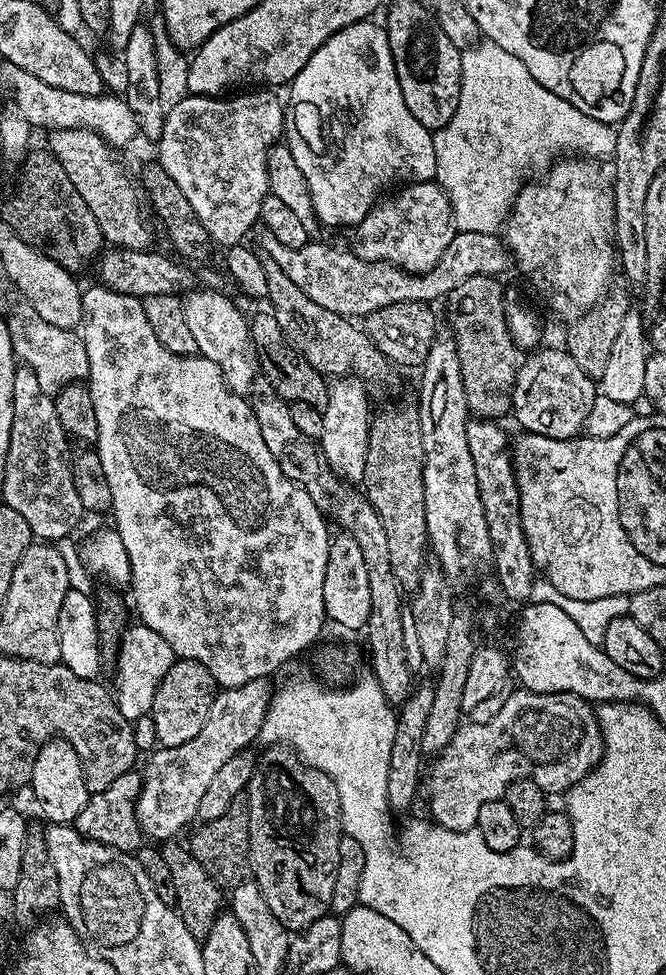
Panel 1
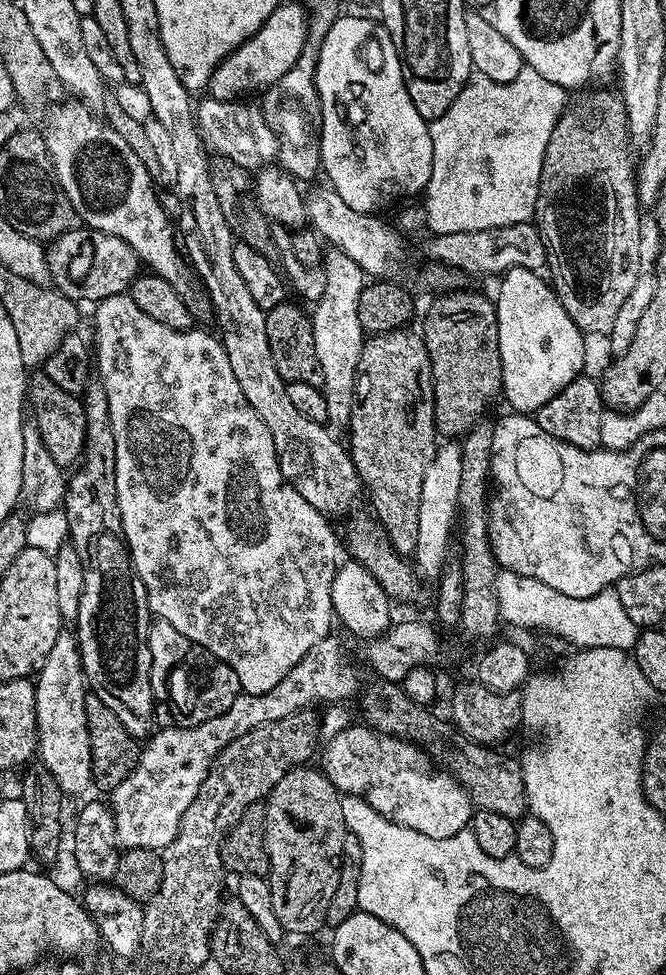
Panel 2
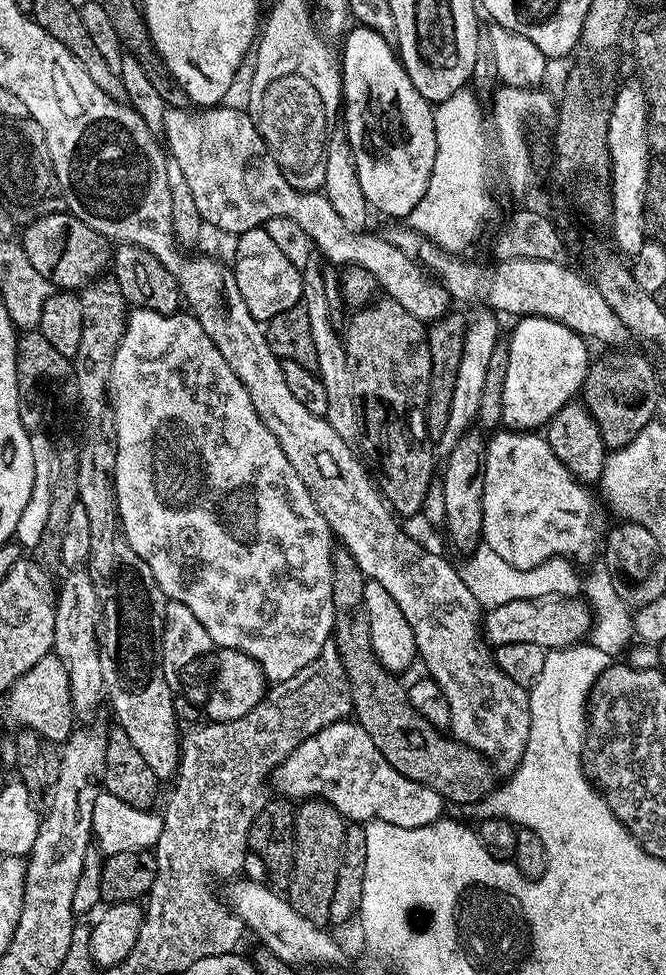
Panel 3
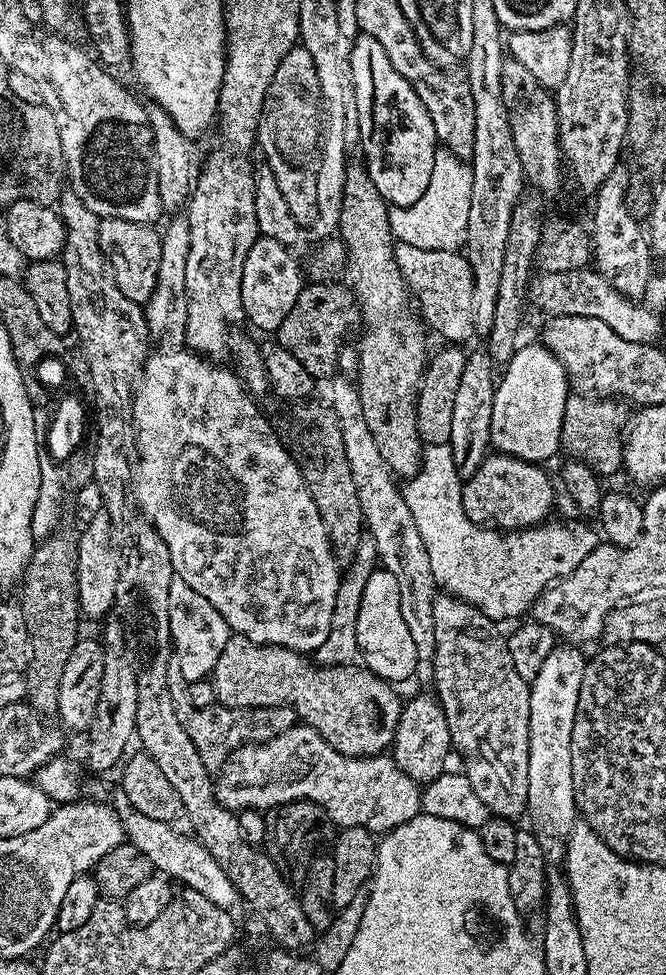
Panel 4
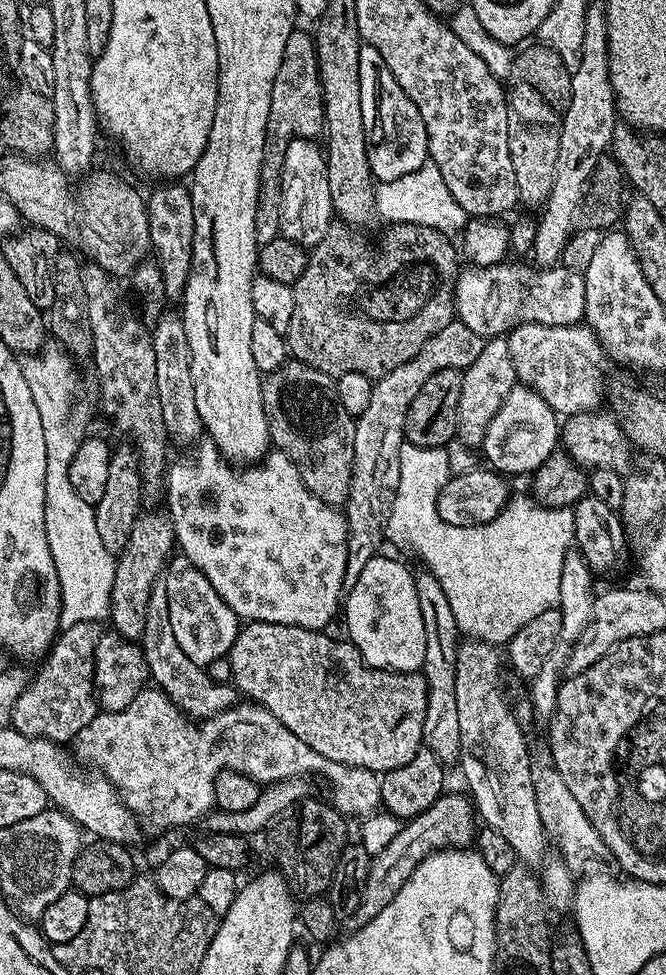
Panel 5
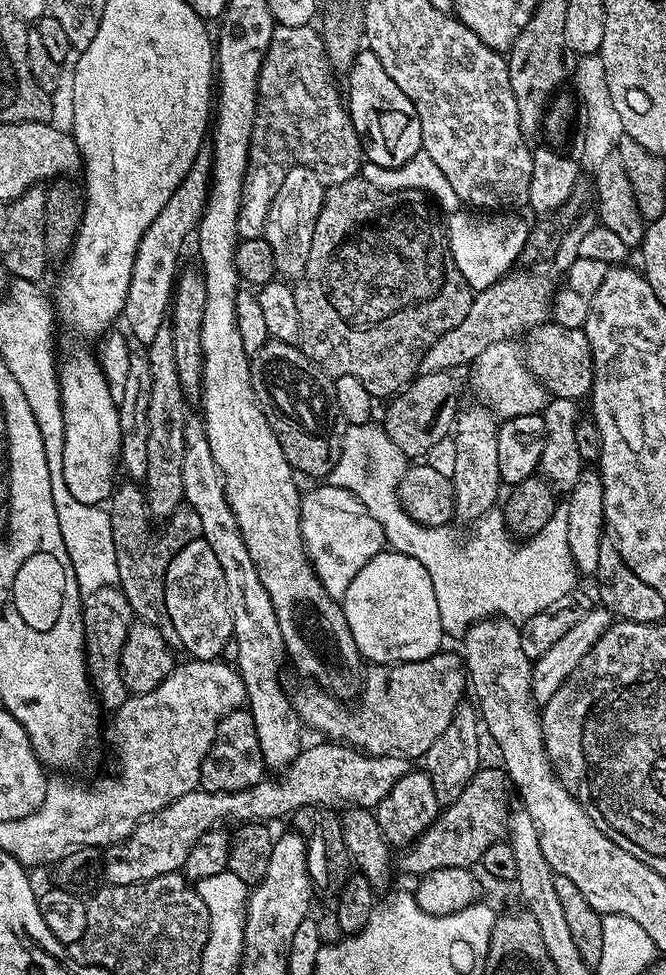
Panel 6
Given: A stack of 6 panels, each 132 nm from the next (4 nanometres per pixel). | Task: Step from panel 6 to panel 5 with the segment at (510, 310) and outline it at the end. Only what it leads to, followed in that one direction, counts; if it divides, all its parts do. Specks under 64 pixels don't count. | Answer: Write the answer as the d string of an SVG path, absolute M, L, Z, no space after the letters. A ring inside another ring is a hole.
M453 322L442 330L438 330L438 334L434 334L434 338L427 340L418 350L418 354L414 354L414 358L410 358L410 362L402 362L402 366L398 366L398 370L390 370L390 374L379 377L373 383L370 390L370 403L366 405L366 410L362 410L360 416L355 417L352 477L350 478L348 498L342 508L348 526L348 557L344 567L345 589L352 588L354 582L358 582L358 574L362 574L366 562L370 562L370 558L377 555L379 548L376 547L385 539L384 527L391 514L391 507L394 506L396 491L399 490L399 448L405 442L406 410L410 410L410 402L414 402L418 390L422 390L422 382L426 382L426 378L430 378L430 374L438 374L438 370L447 368L461 370L468 368L470 362L474 362L474 358L478 358L478 354L482 354L484 341L485 337L470 330L469 326Z

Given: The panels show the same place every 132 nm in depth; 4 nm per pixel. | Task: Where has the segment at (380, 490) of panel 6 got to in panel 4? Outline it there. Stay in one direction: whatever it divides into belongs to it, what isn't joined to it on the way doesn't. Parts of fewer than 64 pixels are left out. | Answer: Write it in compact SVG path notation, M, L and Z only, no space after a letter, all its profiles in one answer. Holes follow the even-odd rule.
M432 444L421 451L420 468L412 476L407 477L405 484L408 485L404 484L402 491L406 505L410 506L410 511L414 514L415 525L418 526L418 531L426 544L437 585L447 595L457 596L459 600L465 600L467 604L474 606L483 616L503 622L512 620L523 612L525 615L535 600L543 594L544 589L549 588L563 576L569 576L578 566L578 562L582 562L586 554L595 550L598 543L597 529L593 525L592 529L588 524L579 524L576 520L549 518L534 528L505 532L474 524L470 518L466 518L462 506L463 481L457 472L454 454L449 444Z

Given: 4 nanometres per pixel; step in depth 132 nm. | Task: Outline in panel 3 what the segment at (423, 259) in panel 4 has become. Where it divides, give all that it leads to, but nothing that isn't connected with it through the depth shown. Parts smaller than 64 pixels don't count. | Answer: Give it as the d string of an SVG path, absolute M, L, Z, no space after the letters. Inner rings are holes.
M219 104L199 110L167 107L163 118L162 134L166 136L164 142L169 157L181 167L182 174L189 183L189 189L193 192L199 216L203 218L205 225L239 236L246 230L267 225L270 218L288 217L306 231L313 245L319 251L321 249L332 263L340 264L339 266L360 265L366 268L374 274L381 291L389 299L398 302L420 321L429 324L447 315L452 299L443 284L431 280L427 271L413 257L398 250L387 240L387 237L378 236L364 228L348 226L336 214L336 210L325 194L300 192L290 186L277 160L266 146L265 140L258 134L252 116L245 109L238 110L226 105Z

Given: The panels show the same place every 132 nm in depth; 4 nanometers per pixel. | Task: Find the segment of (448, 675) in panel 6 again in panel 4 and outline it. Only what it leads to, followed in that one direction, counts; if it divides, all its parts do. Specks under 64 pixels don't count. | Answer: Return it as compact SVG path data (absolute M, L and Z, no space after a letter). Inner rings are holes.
M229 635L210 677L216 691L217 705L226 708L279 708L290 706L297 717L313 728L334 750L343 756L378 756L387 753L396 735L402 696L387 680L378 678L370 669L355 663L339 664L329 668L317 666L307 655L273 644L255 644L245 636Z

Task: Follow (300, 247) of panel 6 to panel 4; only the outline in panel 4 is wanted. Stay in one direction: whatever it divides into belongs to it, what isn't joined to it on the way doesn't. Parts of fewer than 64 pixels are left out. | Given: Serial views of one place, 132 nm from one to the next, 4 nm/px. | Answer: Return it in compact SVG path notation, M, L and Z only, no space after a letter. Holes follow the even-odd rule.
M297 46L288 51L282 62L278 62L278 70L274 70L274 78L270 78L254 140L258 148L264 151L263 159L270 170L274 170L274 178L278 178L278 190L282 190L282 198L286 198L290 214L302 226L313 224L318 214L321 129L321 96L314 61L306 49Z

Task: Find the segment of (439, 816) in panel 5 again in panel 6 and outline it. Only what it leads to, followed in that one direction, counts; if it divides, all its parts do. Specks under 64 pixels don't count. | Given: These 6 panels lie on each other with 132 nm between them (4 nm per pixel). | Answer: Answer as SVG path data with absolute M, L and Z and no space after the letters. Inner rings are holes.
M481 767L456 800L441 811L440 817L414 843L399 853L399 871L401 868L413 878L419 878L443 868L471 869L472 864L479 865L486 849L494 846L494 842L505 839L510 815L508 790L510 792L510 781L503 767Z

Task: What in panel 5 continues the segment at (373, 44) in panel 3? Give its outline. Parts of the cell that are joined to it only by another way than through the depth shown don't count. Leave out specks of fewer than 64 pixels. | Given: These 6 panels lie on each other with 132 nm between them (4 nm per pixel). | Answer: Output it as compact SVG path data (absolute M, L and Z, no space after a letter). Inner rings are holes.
M362 62L358 66L360 75L360 113L366 130L368 157L373 177L377 181L402 178L426 163L428 160L428 135L423 128L422 114L418 114L418 106L398 86L394 74L386 65L379 62Z

